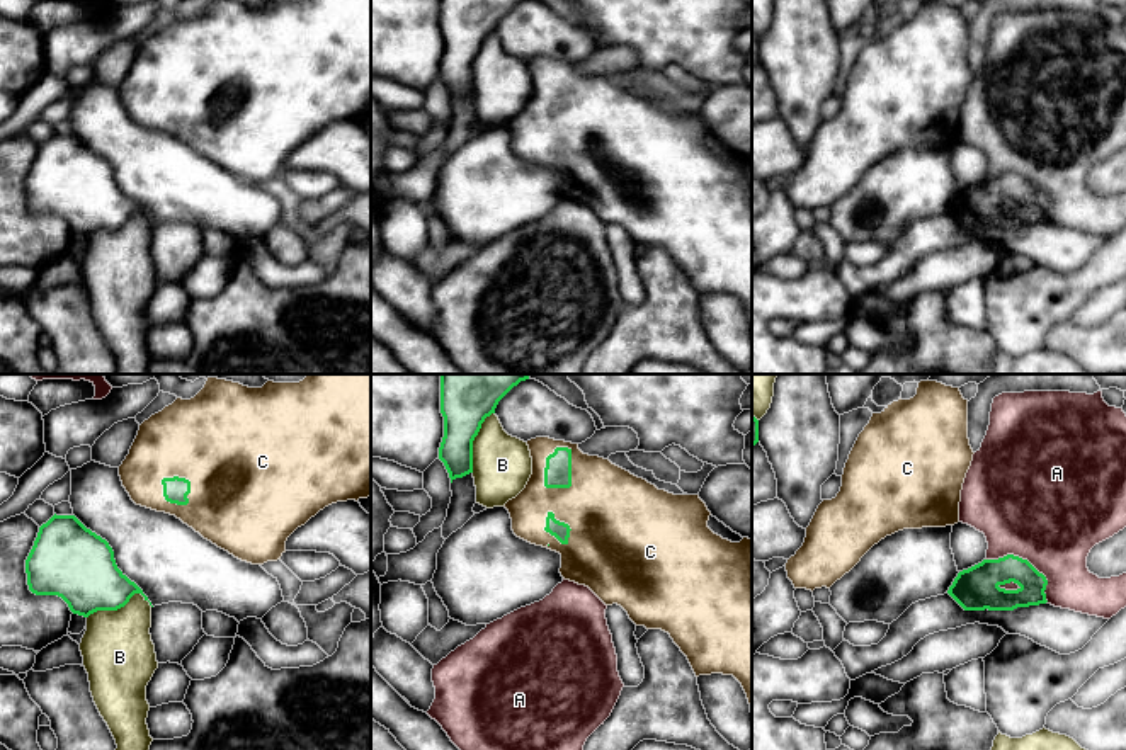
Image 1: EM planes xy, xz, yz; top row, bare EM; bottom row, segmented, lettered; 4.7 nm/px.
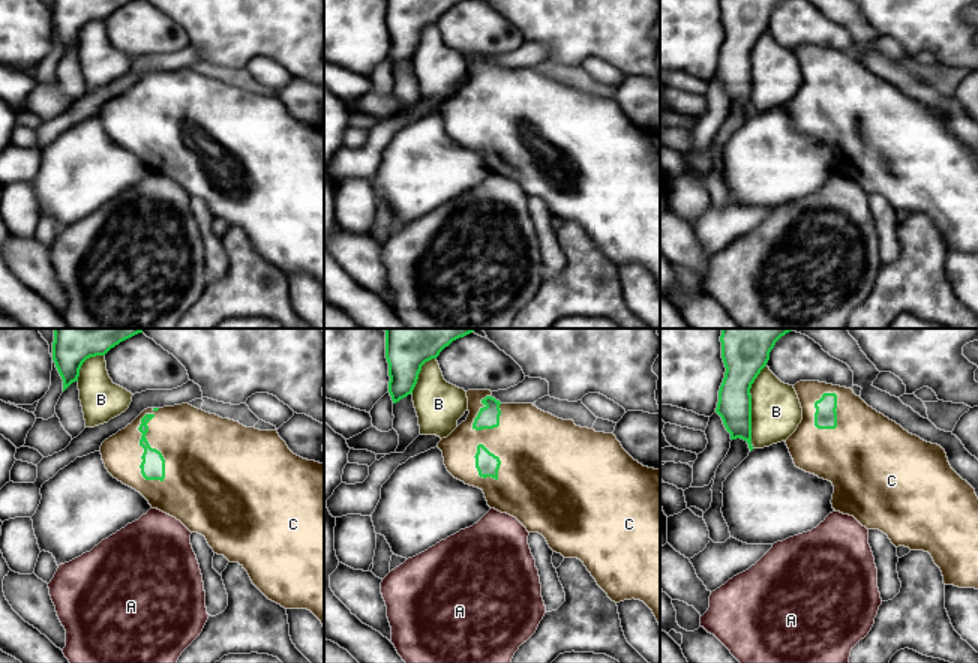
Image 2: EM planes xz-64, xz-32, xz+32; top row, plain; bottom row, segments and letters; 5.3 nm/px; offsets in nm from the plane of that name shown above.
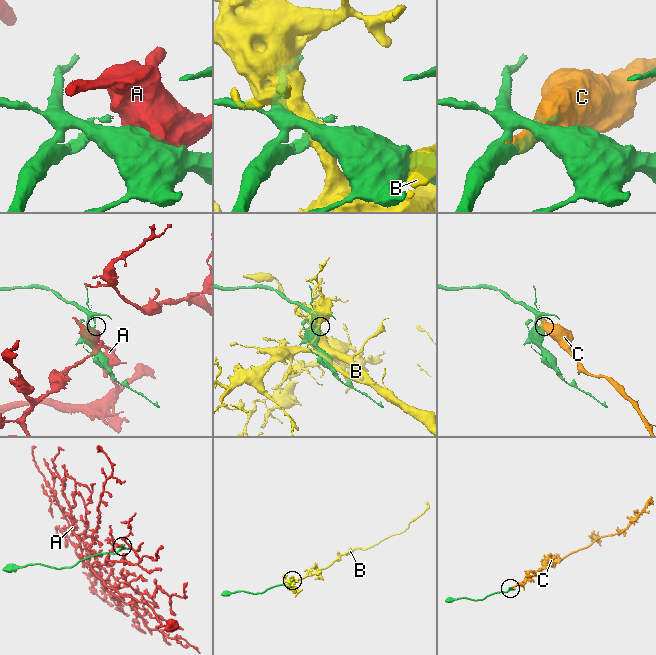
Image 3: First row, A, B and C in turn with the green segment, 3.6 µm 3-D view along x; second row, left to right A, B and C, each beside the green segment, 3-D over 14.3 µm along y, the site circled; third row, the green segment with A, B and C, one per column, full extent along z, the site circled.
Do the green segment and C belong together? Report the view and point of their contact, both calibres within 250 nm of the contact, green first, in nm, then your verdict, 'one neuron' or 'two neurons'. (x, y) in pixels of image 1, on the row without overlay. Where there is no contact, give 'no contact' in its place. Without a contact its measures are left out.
contact xz (546, 82); calibres 130 and 240 nm; one neuron

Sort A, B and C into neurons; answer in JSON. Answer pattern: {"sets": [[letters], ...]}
{"sets": [["A"], ["B"], ["C"]]}

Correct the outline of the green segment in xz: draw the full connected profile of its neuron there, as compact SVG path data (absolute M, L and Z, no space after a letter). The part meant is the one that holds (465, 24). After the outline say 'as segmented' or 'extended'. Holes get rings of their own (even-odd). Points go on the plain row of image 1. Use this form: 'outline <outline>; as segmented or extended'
outline M441 0L444 56L439 78L451 102L473 92L473 60L498 20L520 0Z; as segmented

